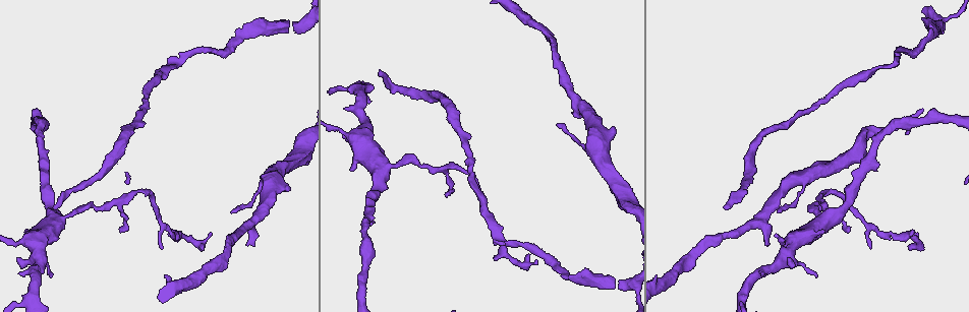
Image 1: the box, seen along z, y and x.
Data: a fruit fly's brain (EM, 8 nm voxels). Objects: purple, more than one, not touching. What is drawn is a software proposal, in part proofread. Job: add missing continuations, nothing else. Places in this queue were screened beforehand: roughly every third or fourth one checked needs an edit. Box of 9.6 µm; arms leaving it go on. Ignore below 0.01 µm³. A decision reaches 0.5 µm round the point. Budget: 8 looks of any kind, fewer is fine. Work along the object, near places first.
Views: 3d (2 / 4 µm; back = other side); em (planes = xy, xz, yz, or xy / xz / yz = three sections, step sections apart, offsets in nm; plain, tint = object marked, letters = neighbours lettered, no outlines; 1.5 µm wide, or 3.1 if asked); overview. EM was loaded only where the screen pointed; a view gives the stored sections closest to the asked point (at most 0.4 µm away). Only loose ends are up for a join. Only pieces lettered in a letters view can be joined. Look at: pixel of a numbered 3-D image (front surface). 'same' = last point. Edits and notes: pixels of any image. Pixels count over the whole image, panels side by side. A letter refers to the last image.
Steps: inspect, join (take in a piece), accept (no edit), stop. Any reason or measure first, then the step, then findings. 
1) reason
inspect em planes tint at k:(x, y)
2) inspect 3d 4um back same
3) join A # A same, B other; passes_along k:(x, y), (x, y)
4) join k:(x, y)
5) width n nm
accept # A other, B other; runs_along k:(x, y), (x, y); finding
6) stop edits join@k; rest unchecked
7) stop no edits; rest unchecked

free end
inspect 3d 2um back at 1:(54, 205)

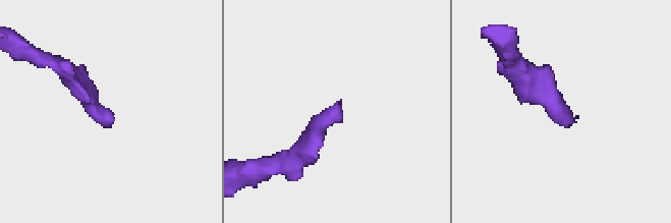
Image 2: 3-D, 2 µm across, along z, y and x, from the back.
shape alone is not enough
inspect em planes letters at 2:(574, 118)

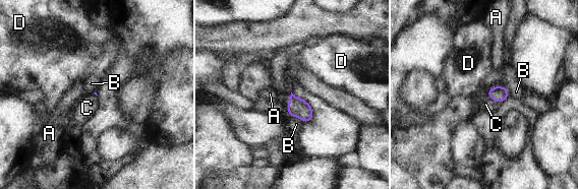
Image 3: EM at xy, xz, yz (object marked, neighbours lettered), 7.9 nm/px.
longest_contact C 150 nm
join C # A other, B other, C same, D other; passes_along 3:(499, 93), (494, 100), (485, 104); it goes on there

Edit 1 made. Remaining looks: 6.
inspect overview

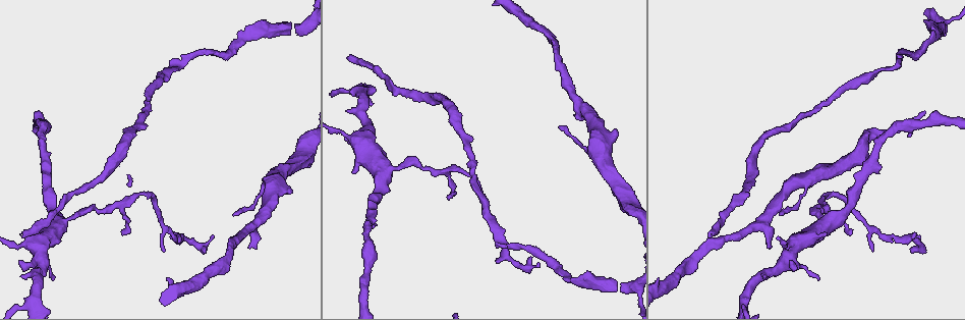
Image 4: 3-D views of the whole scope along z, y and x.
free end
inspect 3d 4um at 4:(790, 260)

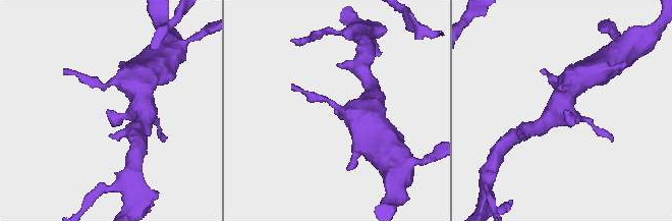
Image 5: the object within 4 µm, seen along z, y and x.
inspect em planes letters at 5:(107, 109)

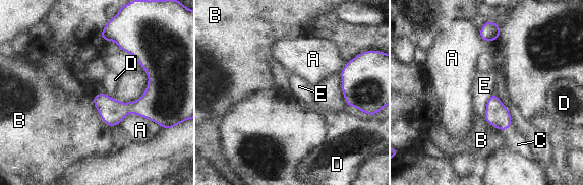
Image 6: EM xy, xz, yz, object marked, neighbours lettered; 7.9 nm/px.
join C # A other, B other, C same, D other, E other; it goes on there

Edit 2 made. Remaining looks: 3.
see it whole again
inspect overview

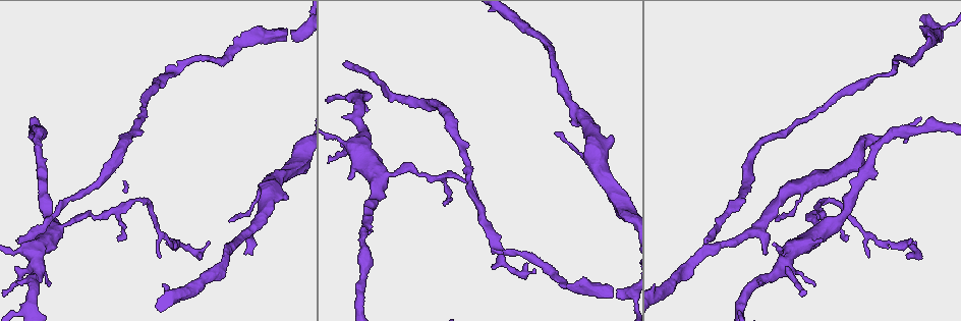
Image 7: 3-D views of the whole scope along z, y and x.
branch stops here
inspect em yz step 4 letters at 7:(251, 255)

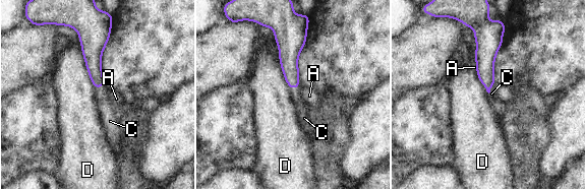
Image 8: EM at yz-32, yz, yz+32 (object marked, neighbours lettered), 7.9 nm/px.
join C # A other, C same, D other; passes_along 8:(93, 56), (100, 86), (109, 116); the neuron continues

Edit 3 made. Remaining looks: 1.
stop edits join@3, join@6, join@8; rest unchecked

